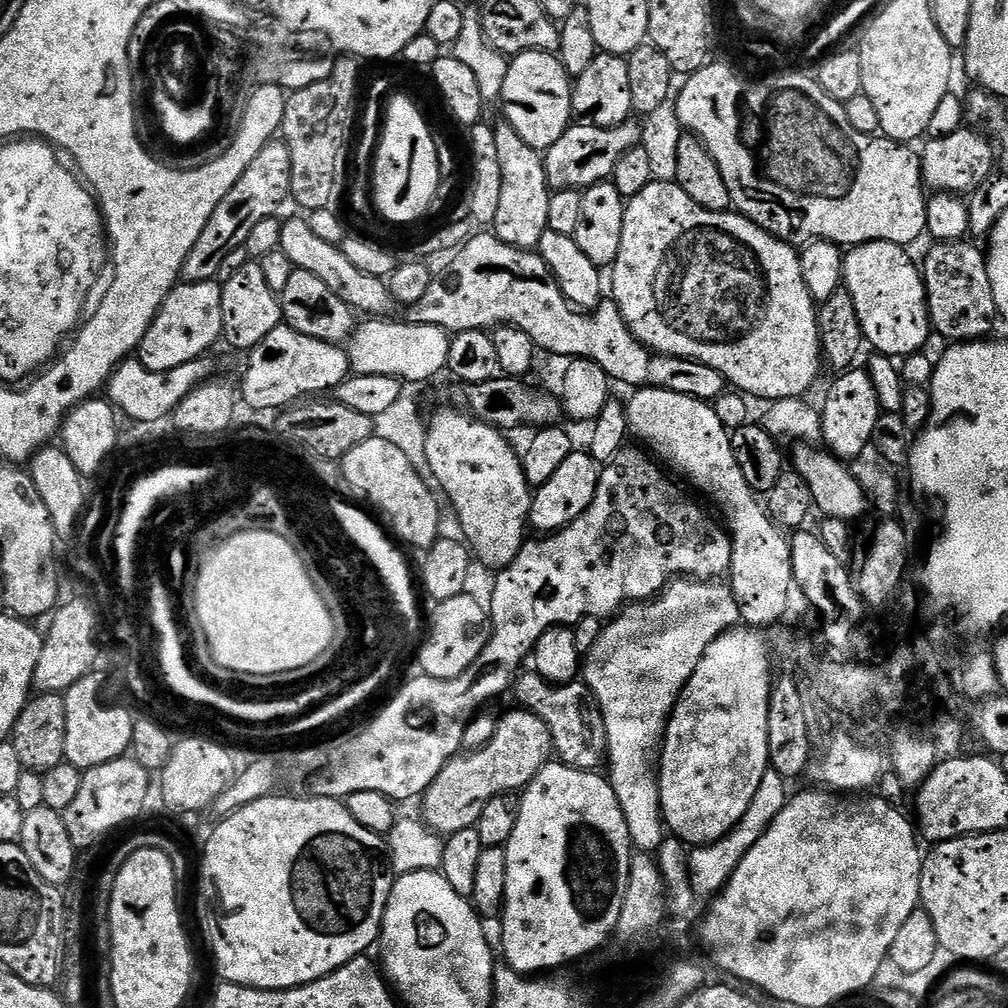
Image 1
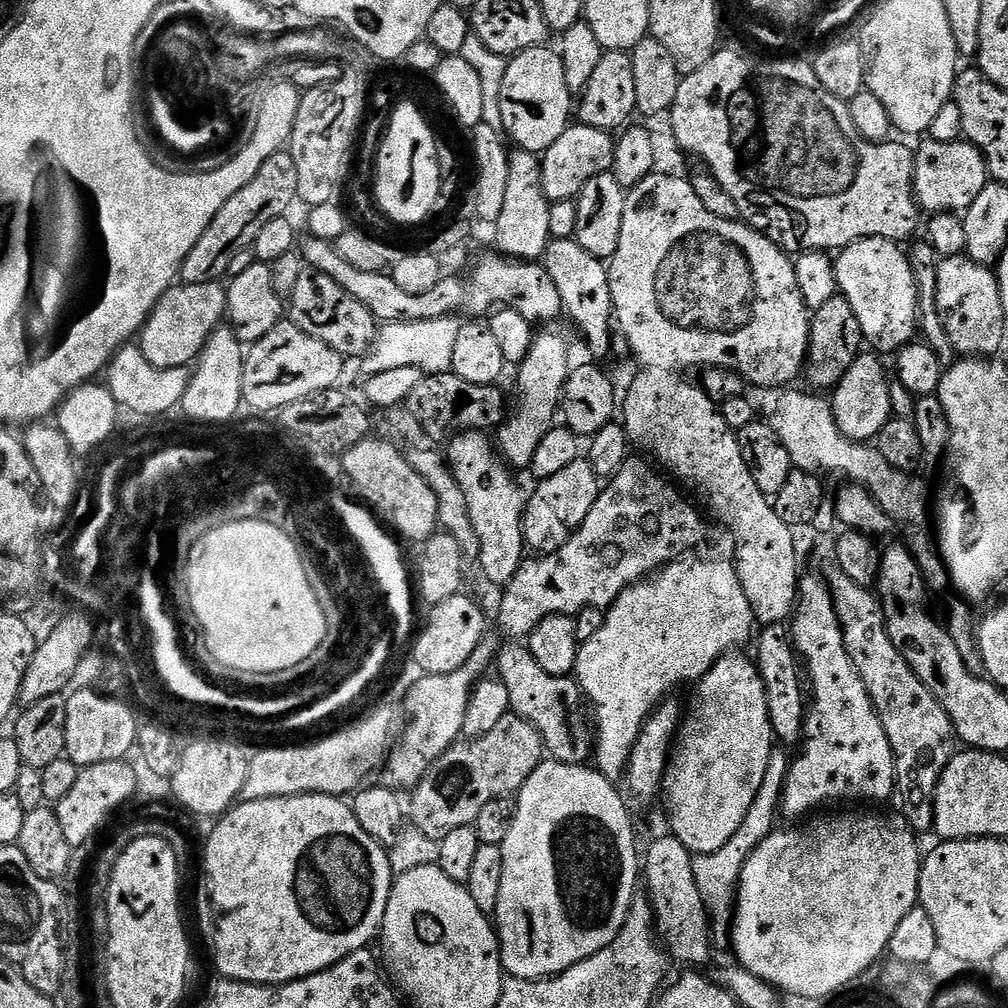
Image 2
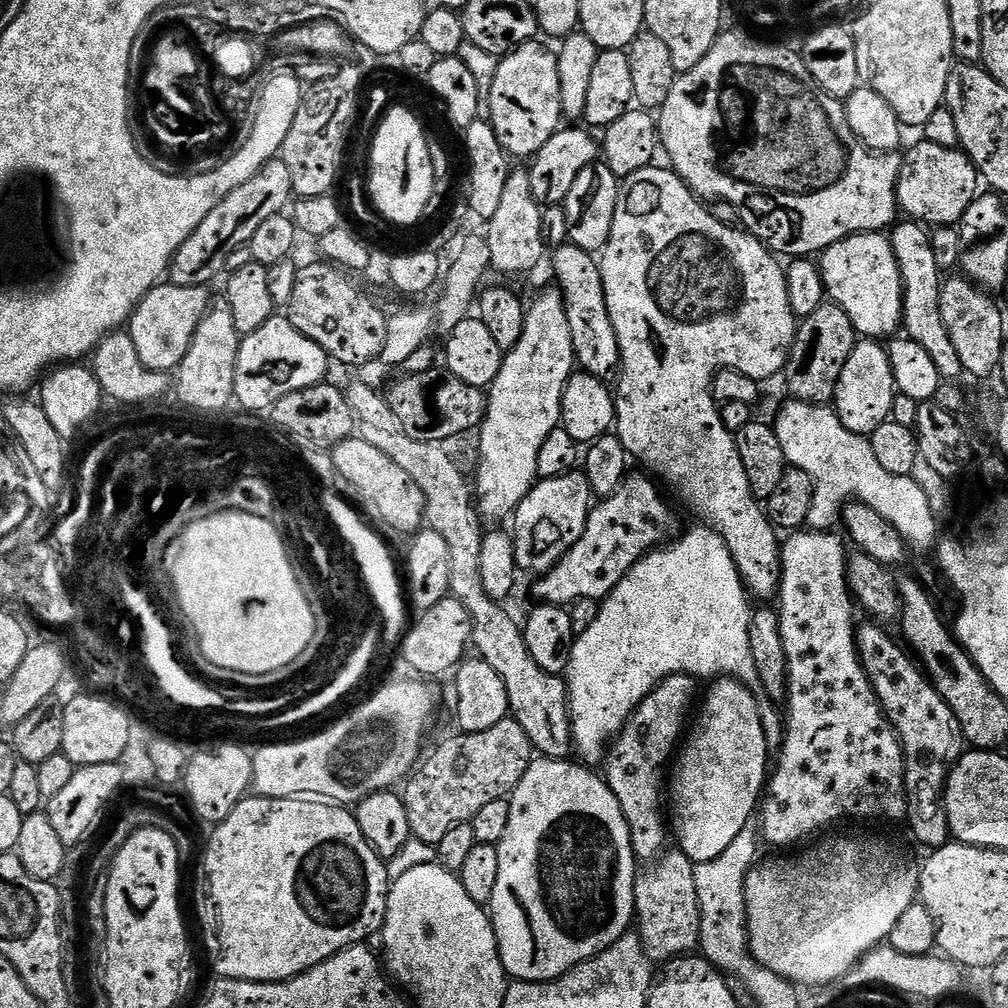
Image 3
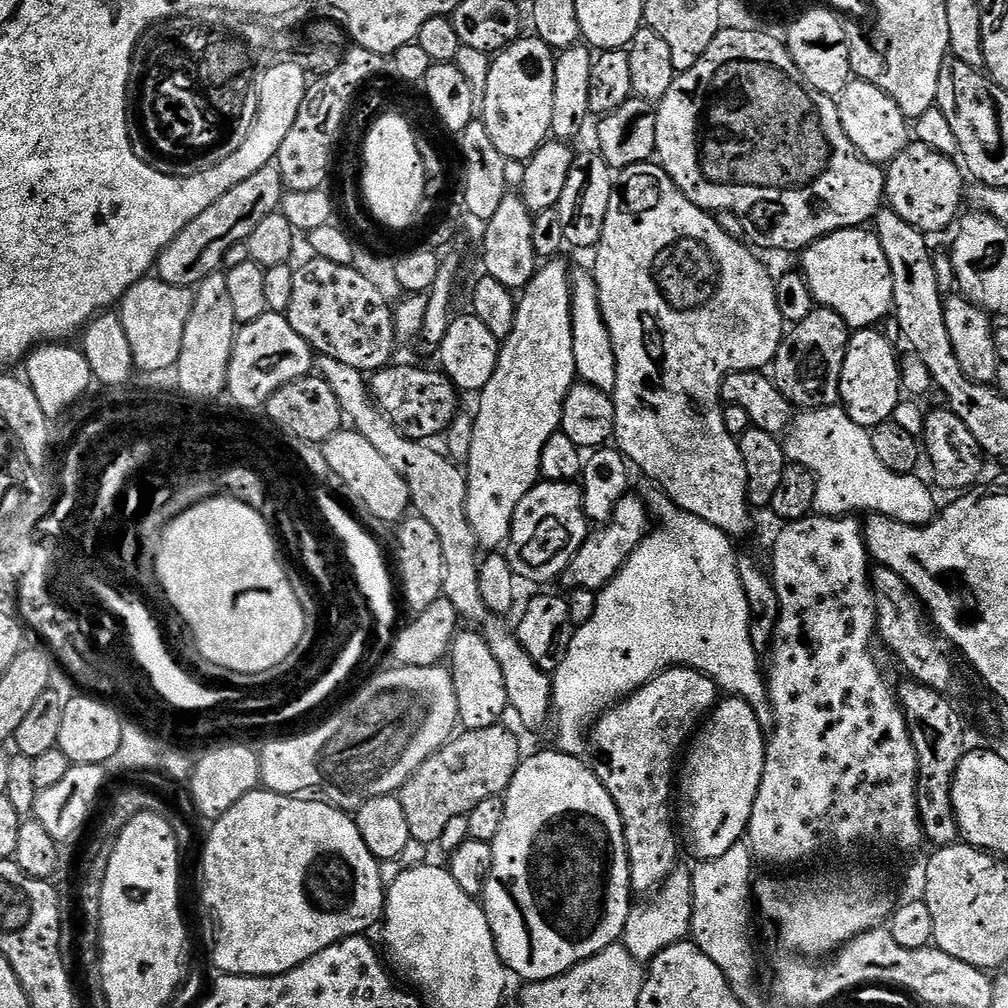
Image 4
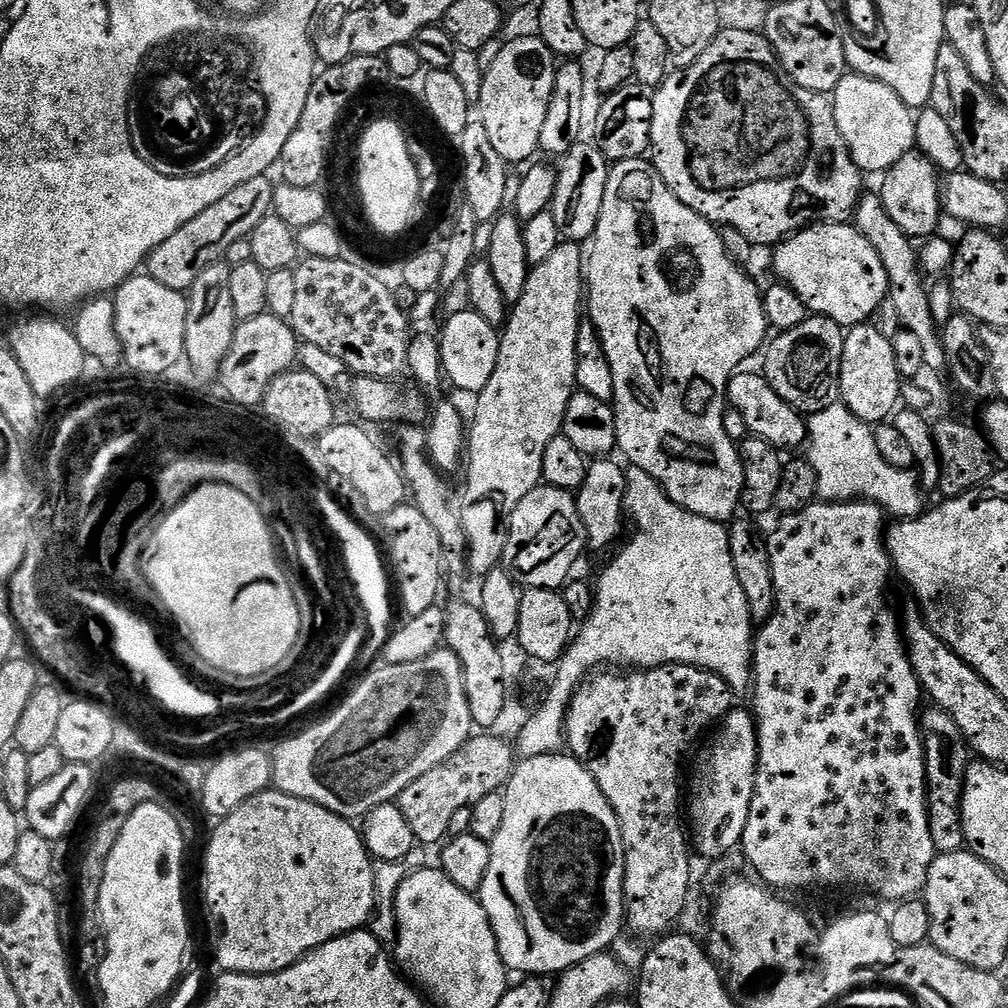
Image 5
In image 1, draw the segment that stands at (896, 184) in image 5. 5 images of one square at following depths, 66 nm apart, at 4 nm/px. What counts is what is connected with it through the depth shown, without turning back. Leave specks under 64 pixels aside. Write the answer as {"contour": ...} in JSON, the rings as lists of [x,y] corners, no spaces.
{"contour":[[[961,126],[954,130],[954,134],[929,139],[924,152],[919,153],[920,173],[924,176],[925,185],[933,193],[970,194],[978,190],[978,186],[982,186],[982,182],[986,182],[989,176],[993,175],[998,157],[991,139],[983,131],[968,127]]]}

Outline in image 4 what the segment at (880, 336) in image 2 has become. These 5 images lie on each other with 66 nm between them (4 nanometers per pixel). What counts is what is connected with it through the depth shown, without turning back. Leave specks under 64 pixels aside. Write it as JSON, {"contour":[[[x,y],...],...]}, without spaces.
{"contour":[[[867,227],[838,230],[803,249],[800,258],[799,267],[804,281],[810,286],[813,301],[821,308],[834,310],[834,314],[847,322],[849,329],[876,328],[879,320],[884,320],[887,316],[889,319],[893,311],[894,278],[890,274],[890,262],[886,262],[886,250],[882,250],[882,242],[878,242],[875,231]]]}

